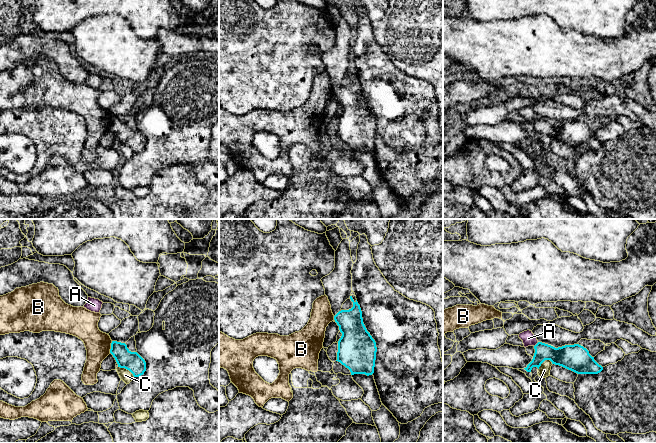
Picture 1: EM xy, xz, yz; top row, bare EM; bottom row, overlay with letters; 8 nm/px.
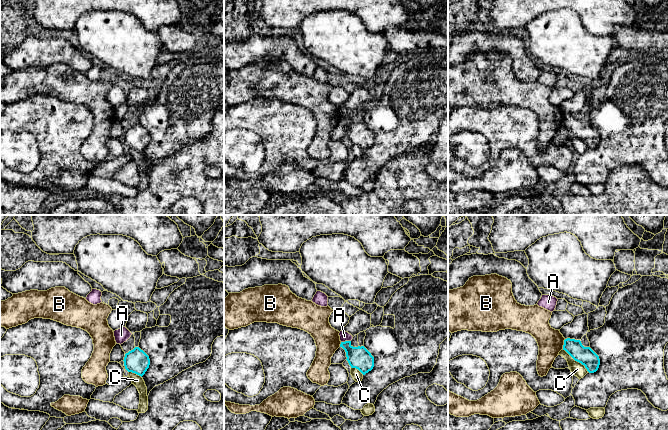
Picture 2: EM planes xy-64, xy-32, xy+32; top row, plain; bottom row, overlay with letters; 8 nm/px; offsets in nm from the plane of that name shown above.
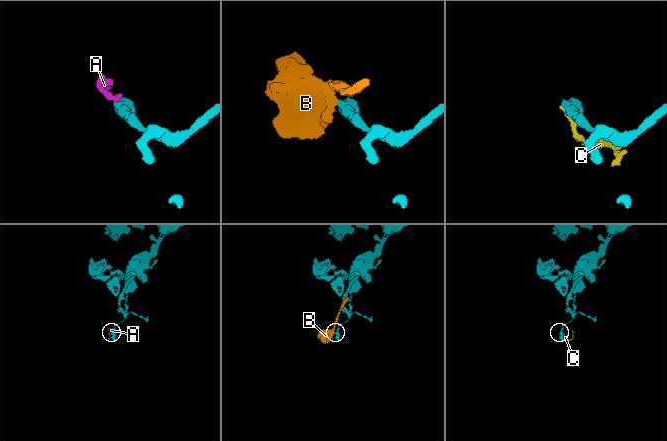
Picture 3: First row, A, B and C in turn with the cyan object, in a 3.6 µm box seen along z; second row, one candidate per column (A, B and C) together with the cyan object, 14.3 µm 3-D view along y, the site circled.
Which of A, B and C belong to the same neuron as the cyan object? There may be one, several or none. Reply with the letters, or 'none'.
none

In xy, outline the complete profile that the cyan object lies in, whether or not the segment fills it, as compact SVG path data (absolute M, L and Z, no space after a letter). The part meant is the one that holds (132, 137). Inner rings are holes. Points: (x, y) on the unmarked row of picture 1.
M112 117L110 129L118 143L129 146L134 153L139 153L146 147L145 136L137 128L131 128L125 119Z

